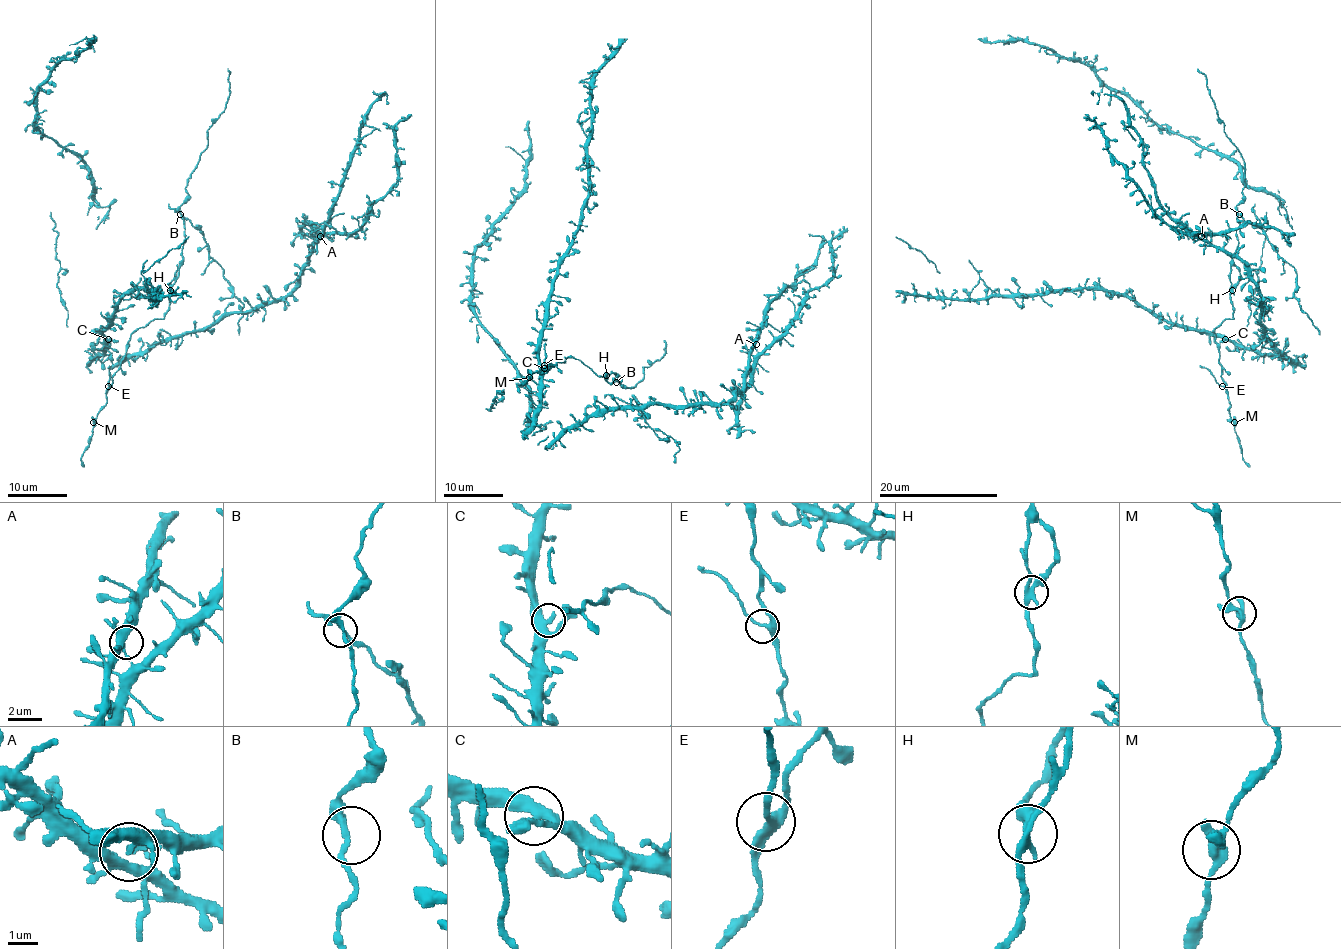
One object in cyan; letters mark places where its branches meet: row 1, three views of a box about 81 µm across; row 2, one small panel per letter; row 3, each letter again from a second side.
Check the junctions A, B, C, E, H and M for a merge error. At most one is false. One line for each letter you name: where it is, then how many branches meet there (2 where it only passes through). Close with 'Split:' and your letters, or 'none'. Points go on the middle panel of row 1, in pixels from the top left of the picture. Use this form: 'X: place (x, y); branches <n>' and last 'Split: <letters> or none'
H: place (606, 375); branches 3
Split: H

